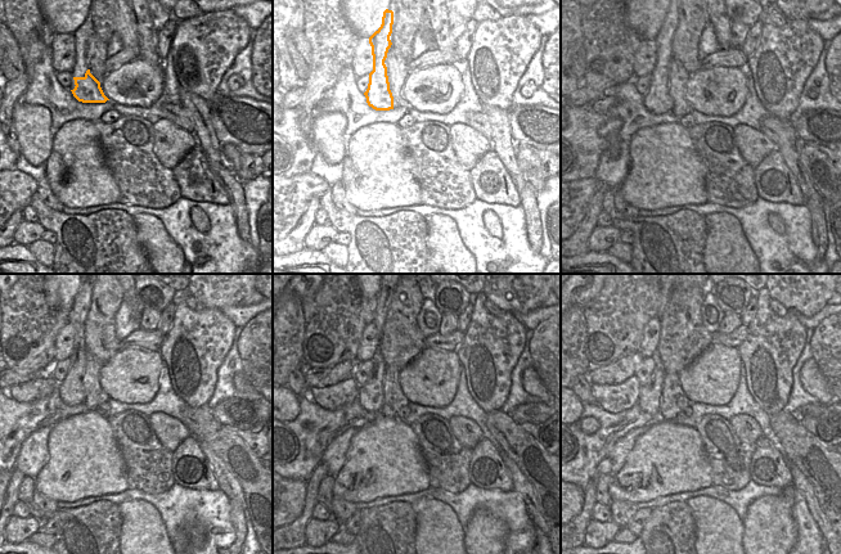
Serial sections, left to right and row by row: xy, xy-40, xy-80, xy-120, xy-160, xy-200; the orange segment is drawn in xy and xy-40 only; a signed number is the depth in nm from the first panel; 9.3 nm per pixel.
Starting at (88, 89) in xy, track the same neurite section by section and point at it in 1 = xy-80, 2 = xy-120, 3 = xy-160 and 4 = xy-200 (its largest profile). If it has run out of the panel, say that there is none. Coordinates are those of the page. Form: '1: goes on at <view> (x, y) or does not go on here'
1: goes on at xy-80 (657, 99)
2: goes on at xy-120 (72, 392)
3: goes on at xy-160 (368, 396)
4: goes on at xy-200 (648, 401)

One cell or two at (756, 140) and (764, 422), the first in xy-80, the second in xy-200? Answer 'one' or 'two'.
two

